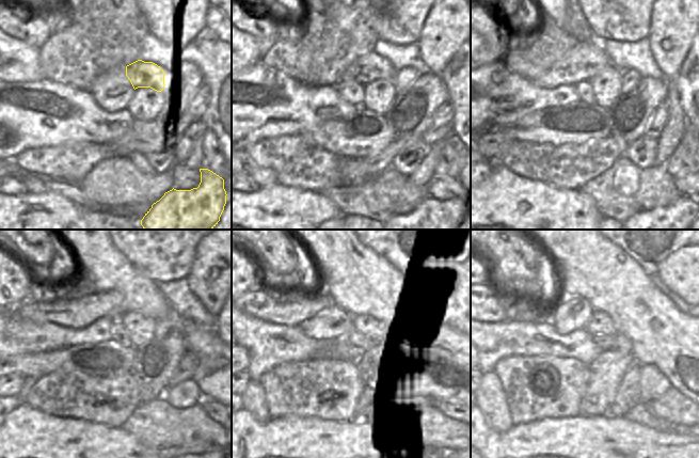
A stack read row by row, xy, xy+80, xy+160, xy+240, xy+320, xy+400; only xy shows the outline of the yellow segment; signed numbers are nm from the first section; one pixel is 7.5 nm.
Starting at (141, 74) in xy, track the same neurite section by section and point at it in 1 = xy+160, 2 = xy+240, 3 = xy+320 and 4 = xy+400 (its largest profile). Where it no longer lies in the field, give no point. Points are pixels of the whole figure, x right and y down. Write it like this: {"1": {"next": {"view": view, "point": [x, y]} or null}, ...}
{"1": {"next": {"view": "xy+160", "point": [587, 60]}}, "2": {"next": {"view": "xy+240", "point": [80, 312]}}, "3": {"next": {"view": "xy+320", "point": [288, 308]}}, "4": {"next": {"view": "xy+400", "point": [492, 306]}}}

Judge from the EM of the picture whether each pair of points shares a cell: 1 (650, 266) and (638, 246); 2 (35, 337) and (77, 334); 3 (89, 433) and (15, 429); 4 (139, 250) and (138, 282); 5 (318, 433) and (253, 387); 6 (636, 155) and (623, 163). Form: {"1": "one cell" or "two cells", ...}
{"1": "one cell", "2": "one cell", "3": "one cell", "4": "two cells", "5": "two cells", "6": "two cells"}

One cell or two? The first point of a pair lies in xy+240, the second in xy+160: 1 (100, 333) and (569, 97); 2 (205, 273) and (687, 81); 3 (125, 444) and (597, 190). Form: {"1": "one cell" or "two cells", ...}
{"1": "one cell", "2": "two cells", "3": "two cells"}

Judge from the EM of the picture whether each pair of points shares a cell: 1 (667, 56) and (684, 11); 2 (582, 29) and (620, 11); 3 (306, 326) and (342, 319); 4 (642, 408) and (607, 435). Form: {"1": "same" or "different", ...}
{"1": "same", "2": "different", "3": "same", "4": "different"}

